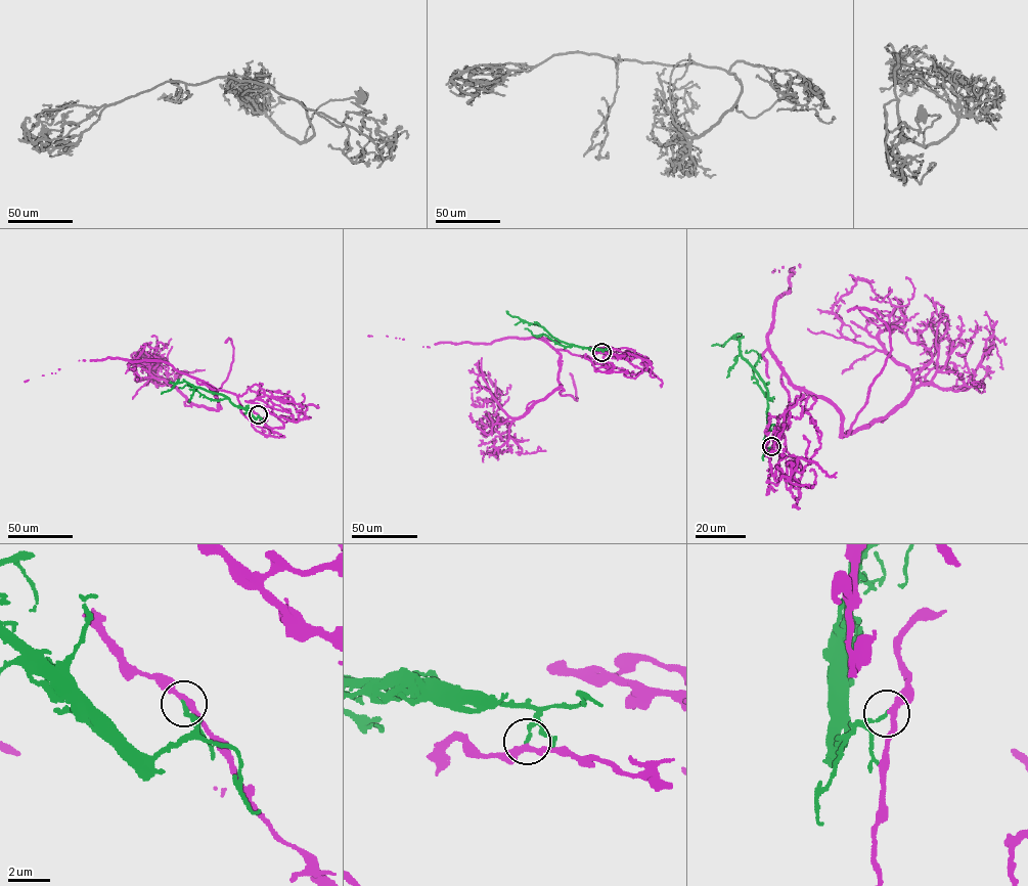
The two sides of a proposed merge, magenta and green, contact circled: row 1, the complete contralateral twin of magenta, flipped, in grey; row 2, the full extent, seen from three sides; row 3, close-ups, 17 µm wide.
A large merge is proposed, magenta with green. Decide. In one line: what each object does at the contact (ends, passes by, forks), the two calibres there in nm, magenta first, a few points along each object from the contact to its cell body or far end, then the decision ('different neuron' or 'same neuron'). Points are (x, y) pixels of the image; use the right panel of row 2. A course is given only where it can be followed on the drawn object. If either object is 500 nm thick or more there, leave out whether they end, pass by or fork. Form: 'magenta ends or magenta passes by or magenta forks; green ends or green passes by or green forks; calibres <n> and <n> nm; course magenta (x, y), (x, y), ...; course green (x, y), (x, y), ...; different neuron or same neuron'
magenta passes by; green ends; calibres 240 and 150 nm; course magenta (771, 446), (775, 484), (803, 395), (781, 374), (841, 436), (911, 391), (833, 311), (857, 279), (883, 298); course green (771, 446), (765, 450), (768, 392), (758, 373), (742, 356), (739, 339), (731, 338), (722, 346), (711, 345); different neuron

